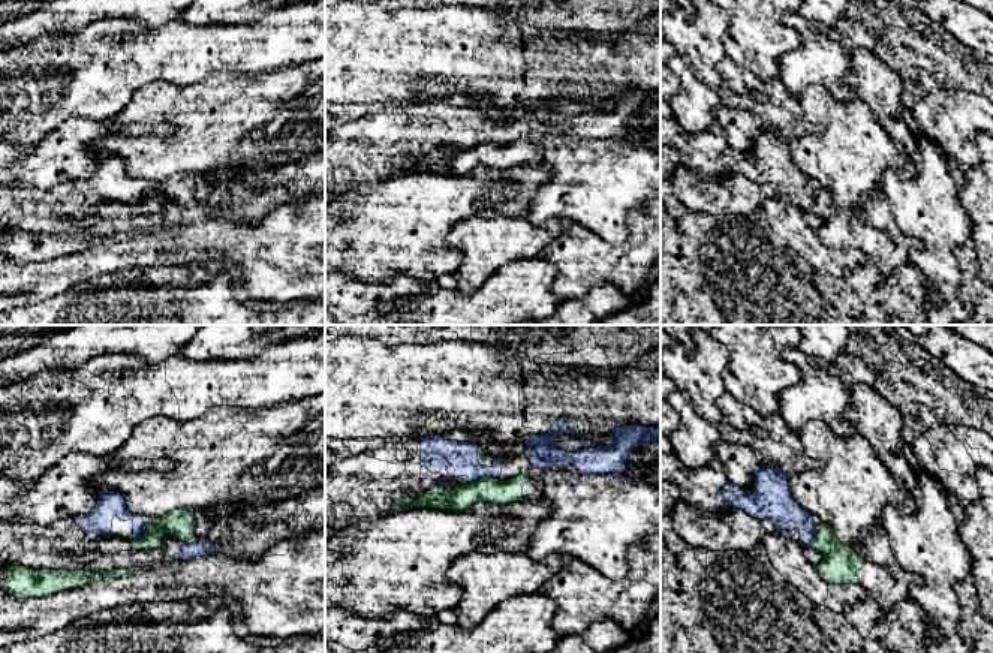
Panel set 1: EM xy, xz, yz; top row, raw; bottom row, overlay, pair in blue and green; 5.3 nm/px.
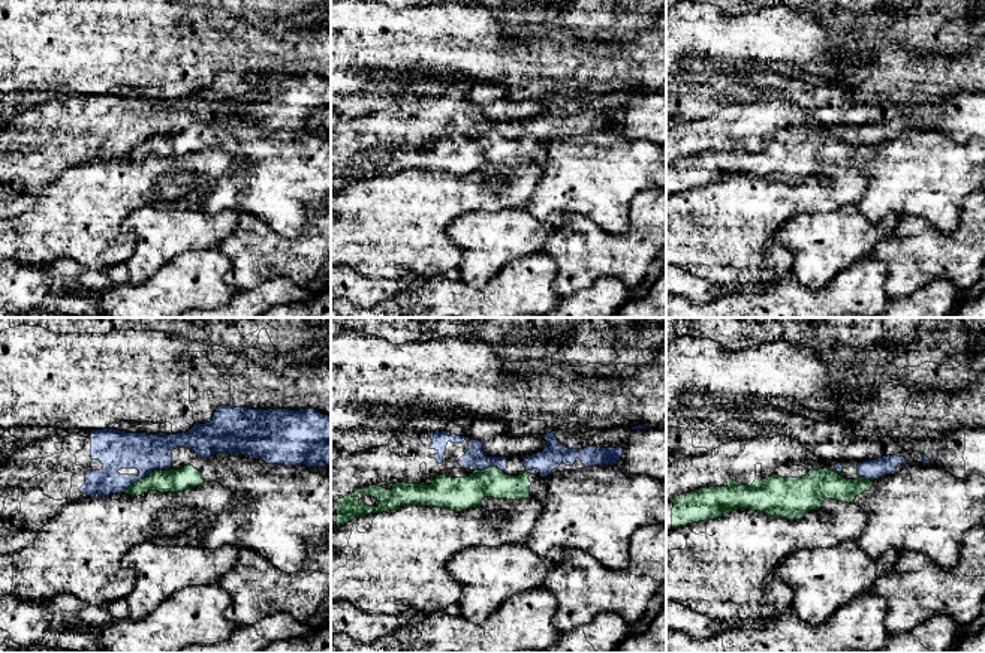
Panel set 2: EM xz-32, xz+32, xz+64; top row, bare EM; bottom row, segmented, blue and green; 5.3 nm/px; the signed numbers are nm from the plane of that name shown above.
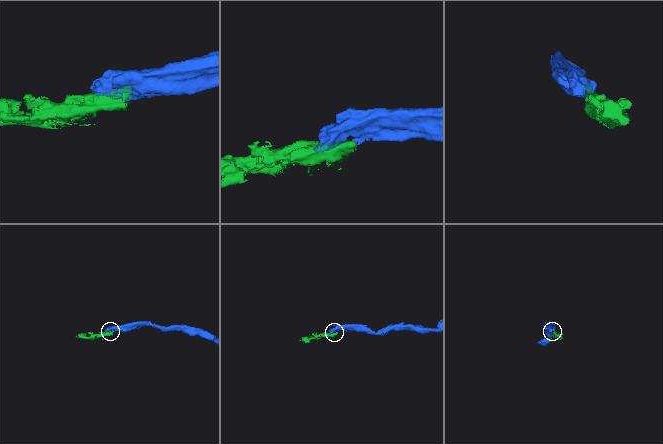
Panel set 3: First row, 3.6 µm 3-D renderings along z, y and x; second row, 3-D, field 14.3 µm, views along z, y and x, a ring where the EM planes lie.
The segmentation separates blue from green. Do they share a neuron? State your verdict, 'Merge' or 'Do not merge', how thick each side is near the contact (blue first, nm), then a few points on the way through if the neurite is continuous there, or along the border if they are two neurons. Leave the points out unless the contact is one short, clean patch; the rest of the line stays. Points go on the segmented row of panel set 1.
Do not merge. Thickness 130 nm (blue) against 140 nm

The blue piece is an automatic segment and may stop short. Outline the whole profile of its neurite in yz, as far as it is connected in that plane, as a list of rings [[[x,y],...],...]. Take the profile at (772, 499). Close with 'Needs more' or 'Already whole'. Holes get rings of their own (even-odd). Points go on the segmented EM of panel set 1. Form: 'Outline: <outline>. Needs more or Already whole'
Outline: [[[761,466],[753,479],[753,494],[728,482],[722,494],[732,509],[744,511],[756,520],[768,518],[777,532],[803,547],[806,560],[818,566],[824,559],[821,551],[810,547],[821,520],[806,512],[791,496],[788,478],[774,466]]]. Needs more

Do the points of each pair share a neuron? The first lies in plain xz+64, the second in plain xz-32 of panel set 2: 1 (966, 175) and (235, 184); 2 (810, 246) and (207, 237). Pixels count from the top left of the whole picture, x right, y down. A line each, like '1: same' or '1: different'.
1: same
2: same

